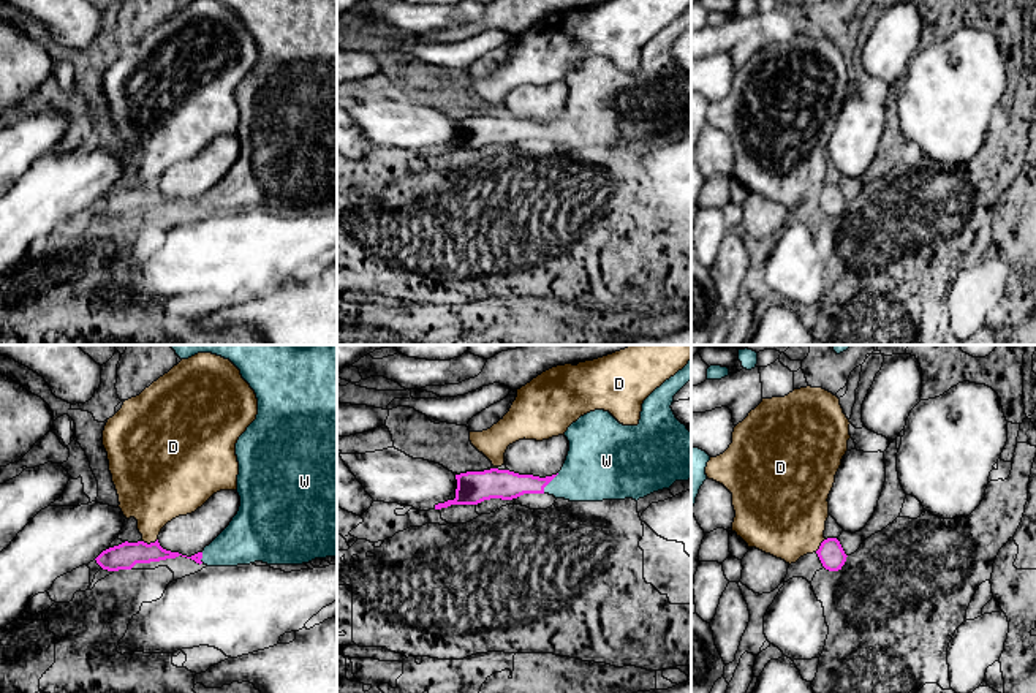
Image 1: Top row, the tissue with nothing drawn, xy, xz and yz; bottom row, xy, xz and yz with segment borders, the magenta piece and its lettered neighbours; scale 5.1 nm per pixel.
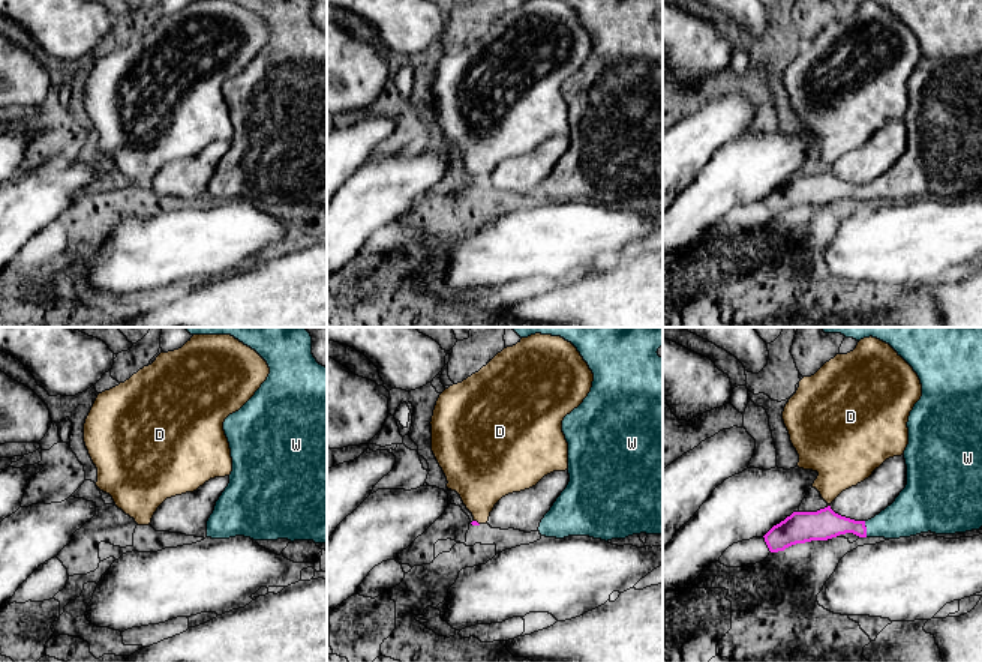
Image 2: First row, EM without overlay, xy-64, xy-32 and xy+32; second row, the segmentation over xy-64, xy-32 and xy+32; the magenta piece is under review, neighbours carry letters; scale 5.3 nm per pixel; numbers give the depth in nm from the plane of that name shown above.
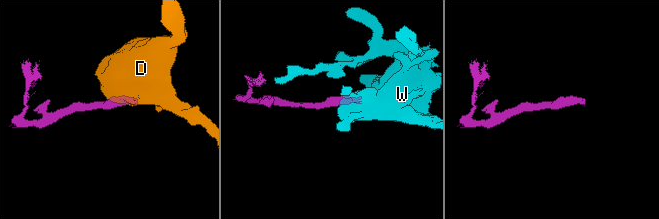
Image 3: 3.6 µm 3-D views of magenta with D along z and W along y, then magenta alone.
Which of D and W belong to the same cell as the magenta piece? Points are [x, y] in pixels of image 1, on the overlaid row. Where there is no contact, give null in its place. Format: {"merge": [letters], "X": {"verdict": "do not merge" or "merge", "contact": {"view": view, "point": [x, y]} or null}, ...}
{"merge": ["W"], "D": {"verdict": "do not merge", "contact": {"view": "xy", "point": [151, 543]}}, "W": {"verdict": "merge", "contact": {"view": "xz", "point": [549, 481]}}}

